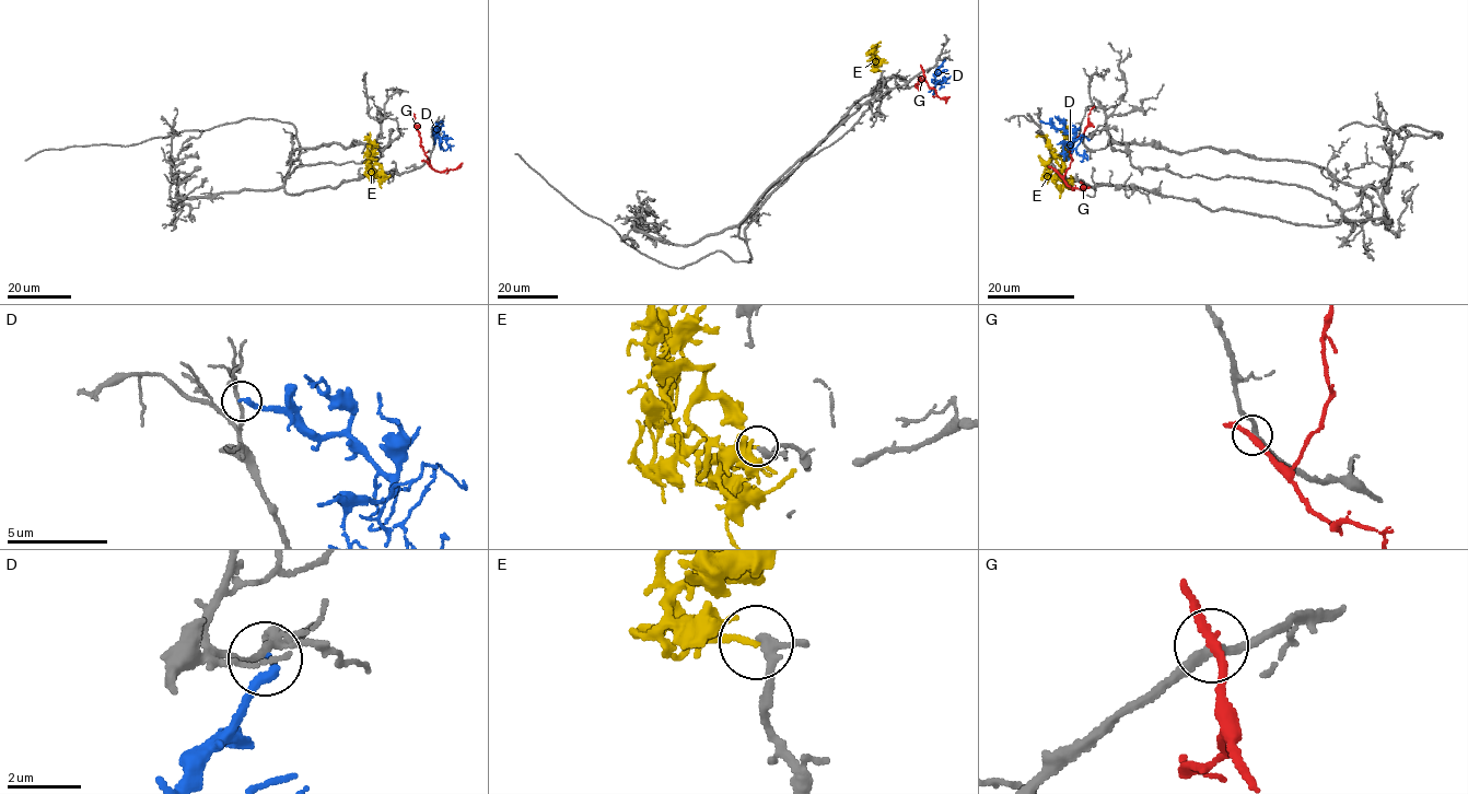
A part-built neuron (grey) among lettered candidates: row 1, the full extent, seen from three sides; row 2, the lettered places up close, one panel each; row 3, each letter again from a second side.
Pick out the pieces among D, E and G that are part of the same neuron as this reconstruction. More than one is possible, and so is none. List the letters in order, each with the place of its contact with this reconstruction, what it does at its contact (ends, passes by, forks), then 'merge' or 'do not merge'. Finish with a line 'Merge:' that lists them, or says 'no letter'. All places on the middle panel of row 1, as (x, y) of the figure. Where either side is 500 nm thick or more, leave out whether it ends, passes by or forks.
D: (944, 59) | it ends | do not merge
E: (881, 71) | it ends | do not merge
G: (922, 70) | it passes by | do not merge
Merge: no letter

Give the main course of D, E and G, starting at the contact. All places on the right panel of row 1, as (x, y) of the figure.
D: (1040, 121), (1065, 129), (1072, 139), (1072, 149), (1083, 136), (1090, 140)
E: (1070, 177), (1064, 182), (1060, 175), (1062, 161), (1056, 156), (1071, 143), (1064, 128), (1067, 119)
G: (1055, 170), (1062, 175), (1070, 166), (1071, 142), (1083, 135), (1094, 106)

